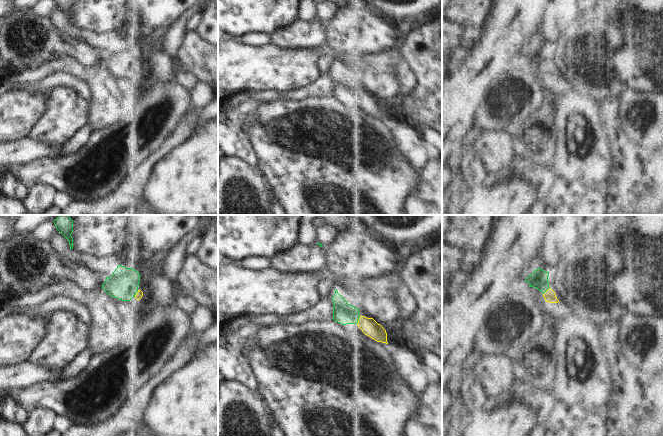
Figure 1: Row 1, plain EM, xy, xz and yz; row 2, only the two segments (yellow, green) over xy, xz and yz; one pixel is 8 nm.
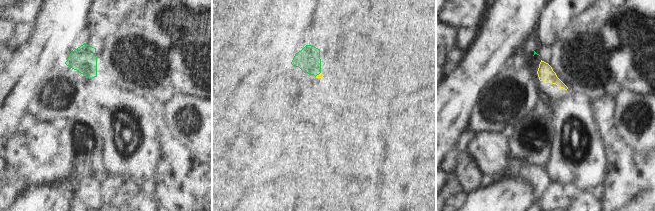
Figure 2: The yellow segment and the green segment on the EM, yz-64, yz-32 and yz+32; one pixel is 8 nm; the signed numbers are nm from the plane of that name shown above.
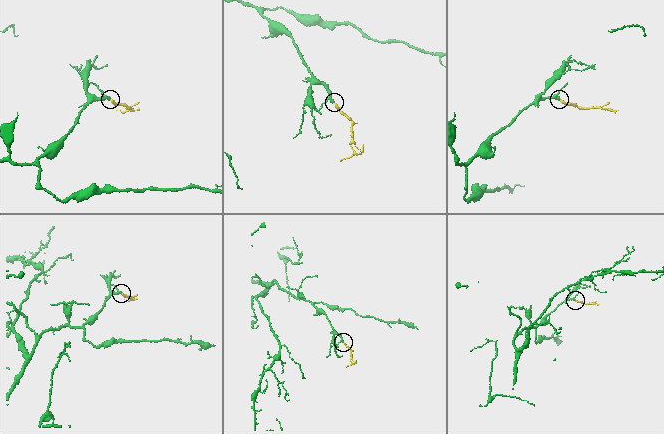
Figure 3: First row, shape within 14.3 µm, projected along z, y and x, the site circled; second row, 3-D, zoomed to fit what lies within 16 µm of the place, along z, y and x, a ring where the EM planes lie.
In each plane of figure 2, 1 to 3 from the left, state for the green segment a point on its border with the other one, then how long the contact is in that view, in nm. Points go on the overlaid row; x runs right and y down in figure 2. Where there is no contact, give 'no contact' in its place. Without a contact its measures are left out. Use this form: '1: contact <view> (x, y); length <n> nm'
1: no contact
2: contact yz-32 (317, 75); length 60 nm
3: no contact

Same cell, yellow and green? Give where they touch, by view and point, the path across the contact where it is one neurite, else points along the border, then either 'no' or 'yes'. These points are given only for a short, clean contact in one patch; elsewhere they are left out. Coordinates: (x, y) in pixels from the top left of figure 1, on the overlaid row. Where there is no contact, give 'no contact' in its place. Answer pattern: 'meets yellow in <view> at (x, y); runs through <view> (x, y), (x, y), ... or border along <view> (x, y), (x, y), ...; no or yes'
meets yellow in xz at (358, 320); runs through xz (369, 326), (358, 320), (349, 314), (343, 313); yes

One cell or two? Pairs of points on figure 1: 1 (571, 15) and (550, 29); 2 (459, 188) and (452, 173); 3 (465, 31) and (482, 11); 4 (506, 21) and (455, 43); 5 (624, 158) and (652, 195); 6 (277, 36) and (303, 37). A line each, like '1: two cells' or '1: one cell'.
1: one cell
2: two cells
3: two cells
4: two cells
5: one cell
6: one cell

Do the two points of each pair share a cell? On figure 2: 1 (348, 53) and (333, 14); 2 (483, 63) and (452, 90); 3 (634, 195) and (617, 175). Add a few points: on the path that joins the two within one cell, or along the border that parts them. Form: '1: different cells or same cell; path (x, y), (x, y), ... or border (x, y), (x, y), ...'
1: different cells; border (357, 14), (347, 24), (342, 26), (323, 46)
2: same cell; path (475, 69), (460, 84)
3: same cell; path (632, 190), (622, 180)

